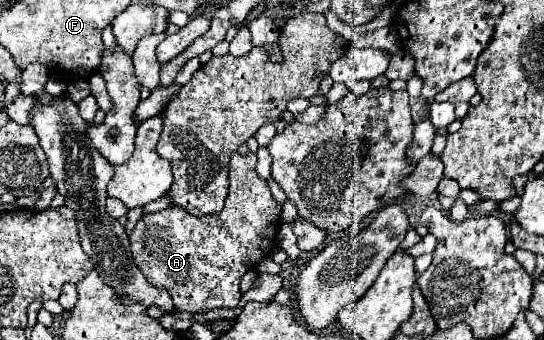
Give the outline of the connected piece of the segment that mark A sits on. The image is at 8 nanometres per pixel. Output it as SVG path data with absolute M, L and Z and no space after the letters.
M239 152L231 154L229 194L219 214L191 216L189 212L185 212L185 208L173 206L173 208L155 212L155 214L145 214L133 228L129 242L131 242L131 254L135 260L135 266L143 272L149 284L157 288L165 288L171 294L175 310L201 314L201 312L215 310L215 308L235 308L241 300L241 292L239 292L241 276L247 270L253 270L277 246L275 238L277 238L277 230L281 224L283 206L275 202L275 198L269 192L267 182L257 174L255 164L257 164L257 156L253 152L245 156Z

